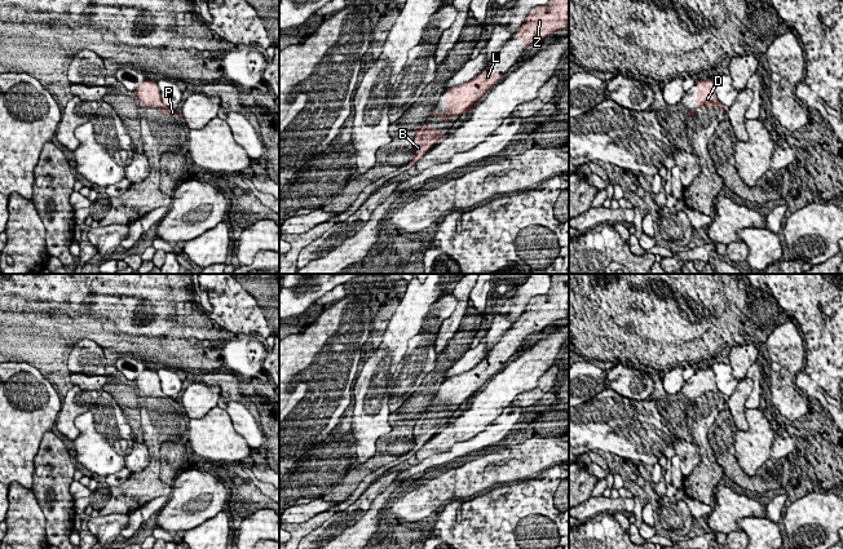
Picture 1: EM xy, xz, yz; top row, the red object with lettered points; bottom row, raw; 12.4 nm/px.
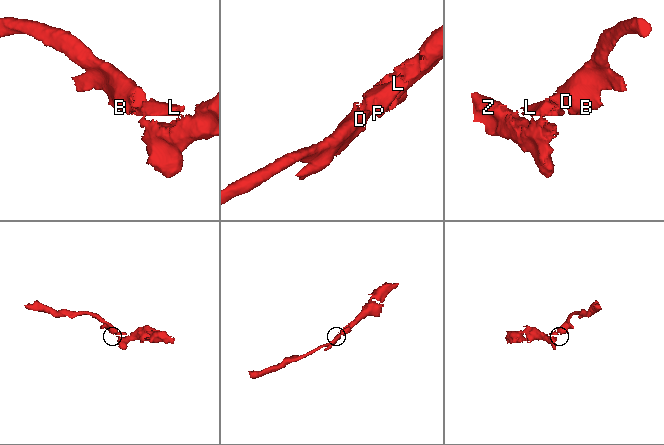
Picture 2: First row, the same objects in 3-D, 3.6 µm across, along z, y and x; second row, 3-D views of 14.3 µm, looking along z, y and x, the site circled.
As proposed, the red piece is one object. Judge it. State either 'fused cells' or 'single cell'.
single cell

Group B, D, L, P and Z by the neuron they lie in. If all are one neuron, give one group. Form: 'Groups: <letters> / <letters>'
Groups: B D L P Z

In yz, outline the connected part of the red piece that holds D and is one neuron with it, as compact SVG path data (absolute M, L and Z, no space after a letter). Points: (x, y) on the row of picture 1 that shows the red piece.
M709 78L706 80L698 80L696 83L697 85L697 109L693 111L687 111L690 119L697 118L697 110L702 109L703 106L706 107L714 107L715 110L721 110L723 118L725 115L725 106L721 105L715 94L715 85L712 80Z

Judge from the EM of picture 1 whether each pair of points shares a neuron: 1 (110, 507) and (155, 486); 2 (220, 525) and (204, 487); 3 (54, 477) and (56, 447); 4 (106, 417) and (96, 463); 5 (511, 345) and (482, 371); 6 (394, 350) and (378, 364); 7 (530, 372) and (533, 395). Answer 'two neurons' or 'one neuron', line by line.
1: one neuron
2: two neurons
3: one neuron
4: one neuron
5: one neuron
6: one neuron
7: two neurons

